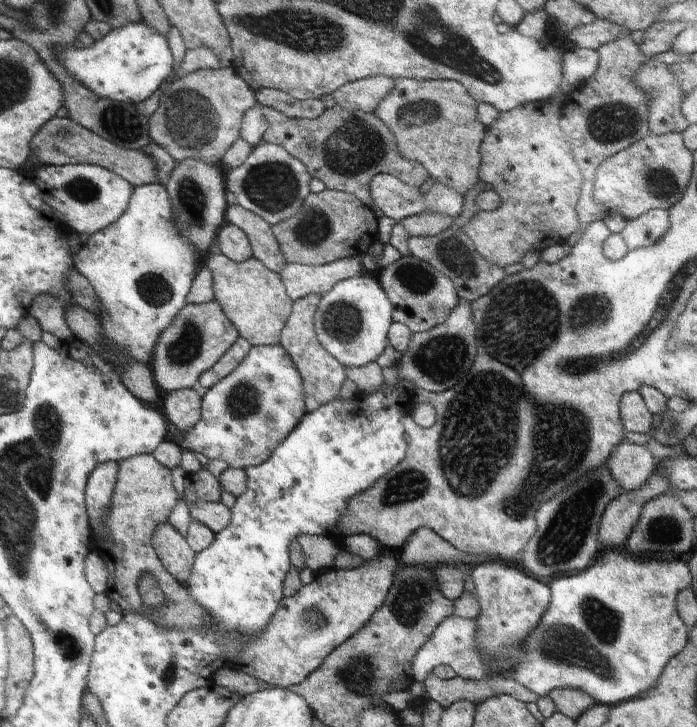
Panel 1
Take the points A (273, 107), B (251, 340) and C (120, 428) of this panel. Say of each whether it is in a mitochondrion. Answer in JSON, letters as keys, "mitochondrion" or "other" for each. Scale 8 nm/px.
{"A":"other","B":"other","C":"other"}

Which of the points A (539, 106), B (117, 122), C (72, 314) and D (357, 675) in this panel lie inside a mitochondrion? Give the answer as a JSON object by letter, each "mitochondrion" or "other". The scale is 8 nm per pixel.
{"A":"other","B":"mitochondrion","C":"other","D":"mitochondrion"}

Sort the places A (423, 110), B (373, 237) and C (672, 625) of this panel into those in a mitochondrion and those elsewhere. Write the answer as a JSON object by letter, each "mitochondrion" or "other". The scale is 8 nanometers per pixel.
{"A":"mitochondrion","B":"other","C":"other"}

